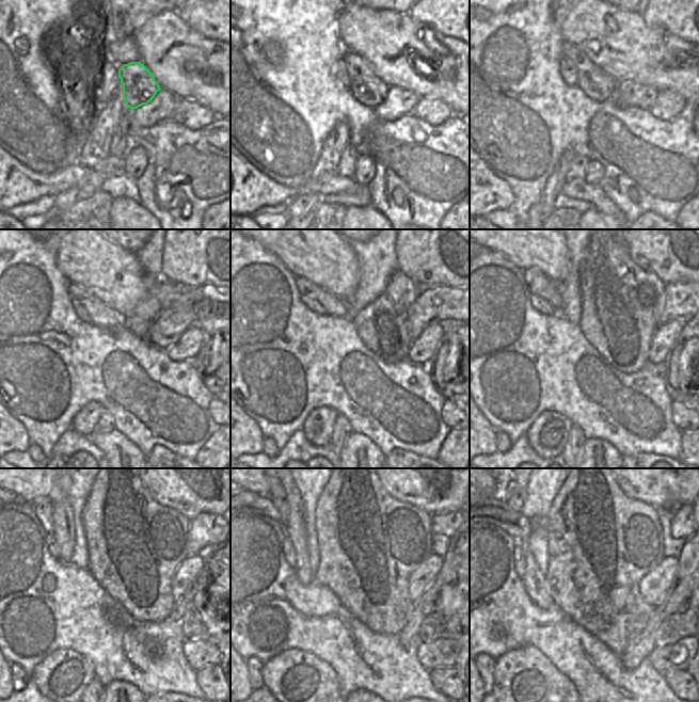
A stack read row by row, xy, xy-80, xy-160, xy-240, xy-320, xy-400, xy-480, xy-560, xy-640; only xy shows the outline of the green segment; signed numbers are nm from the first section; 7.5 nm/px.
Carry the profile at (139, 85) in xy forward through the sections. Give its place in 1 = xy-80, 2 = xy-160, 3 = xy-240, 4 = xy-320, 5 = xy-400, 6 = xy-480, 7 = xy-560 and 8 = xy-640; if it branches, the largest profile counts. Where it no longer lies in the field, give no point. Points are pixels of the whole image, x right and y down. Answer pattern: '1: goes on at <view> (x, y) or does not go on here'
1: goes on at xy-80 (365, 86)
2: goes on at xy-160 (593, 81)
3: goes on at xy-240 (101, 315)
4: goes on at xy-320 (333, 306)
5: goes on at xy-400 (538, 284)
6: goes on at xy-480 (43, 506)
7: goes on at xy-560 (277, 497)
8: goes on at xy-640 (513, 496)

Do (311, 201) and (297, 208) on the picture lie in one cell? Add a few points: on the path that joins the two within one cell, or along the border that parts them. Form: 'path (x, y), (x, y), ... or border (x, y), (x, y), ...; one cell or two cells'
path (307, 201), (300, 205); one cell

